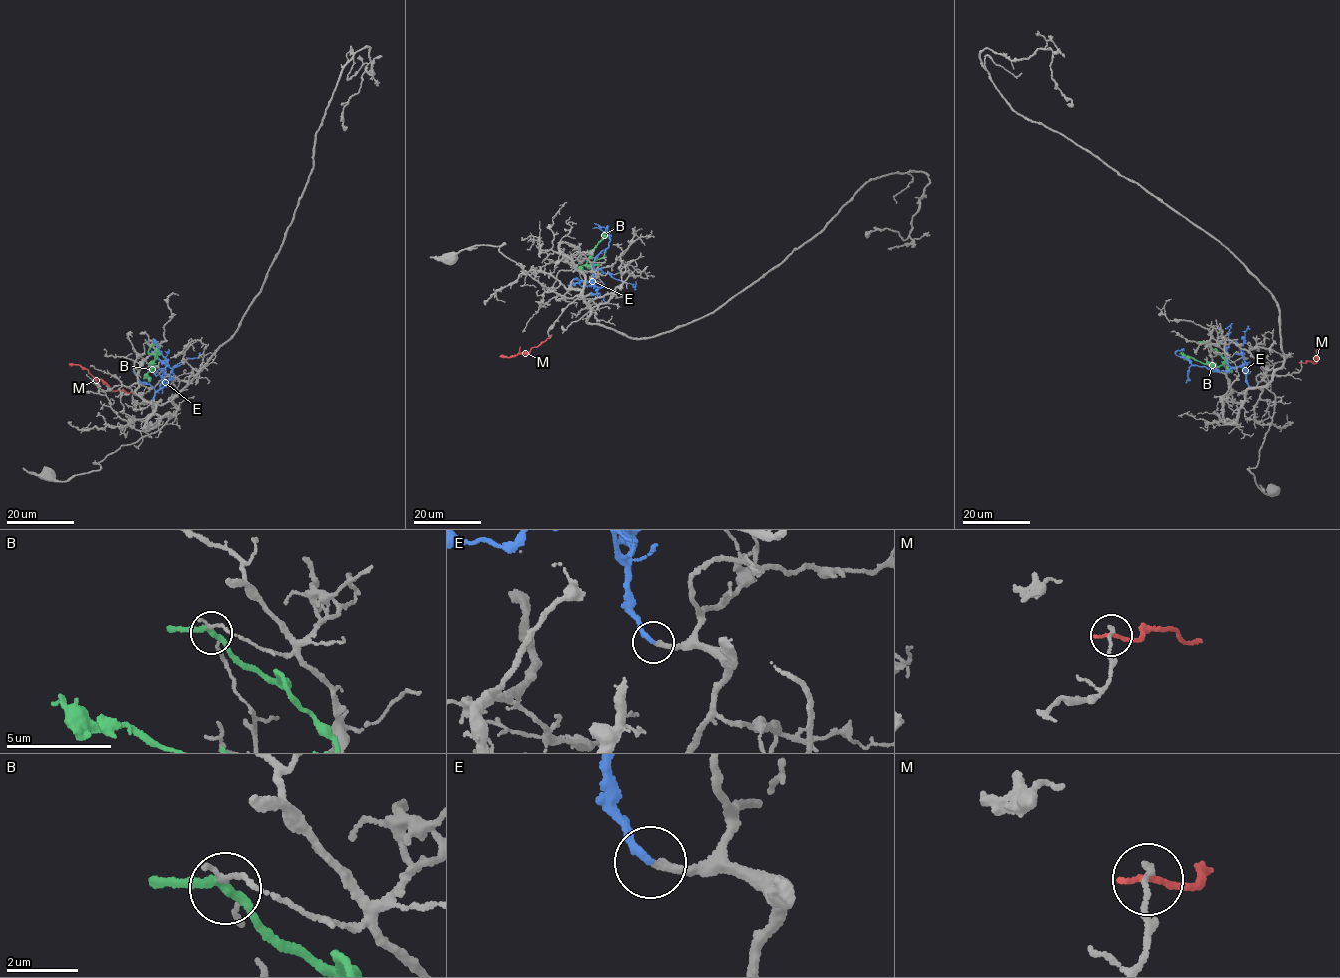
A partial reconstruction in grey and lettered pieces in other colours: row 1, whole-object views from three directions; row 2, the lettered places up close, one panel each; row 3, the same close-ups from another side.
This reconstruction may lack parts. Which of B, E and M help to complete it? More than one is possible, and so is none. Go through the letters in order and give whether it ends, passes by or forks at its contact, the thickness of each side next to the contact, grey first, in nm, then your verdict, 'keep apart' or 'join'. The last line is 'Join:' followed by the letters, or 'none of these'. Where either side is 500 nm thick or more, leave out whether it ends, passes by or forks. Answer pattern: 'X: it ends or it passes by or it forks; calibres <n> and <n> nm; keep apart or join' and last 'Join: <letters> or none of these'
B: it passes by; calibres 170 and 220 nm; keep apart
E: it ends; calibres 260 and 240 nm; join
M: it ends; calibres 180 and 190 nm; keep apart
Join: E

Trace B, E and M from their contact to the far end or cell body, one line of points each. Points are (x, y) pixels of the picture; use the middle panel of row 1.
B: (602, 258), (592, 264), (598, 265), (588, 268), (590, 252), (605, 229)
E: (573, 279), (589, 280), (593, 276), (594, 260), (608, 246), (607, 226), (604, 235)
M: (549, 336), (532, 347), (527, 355), (500, 356)

